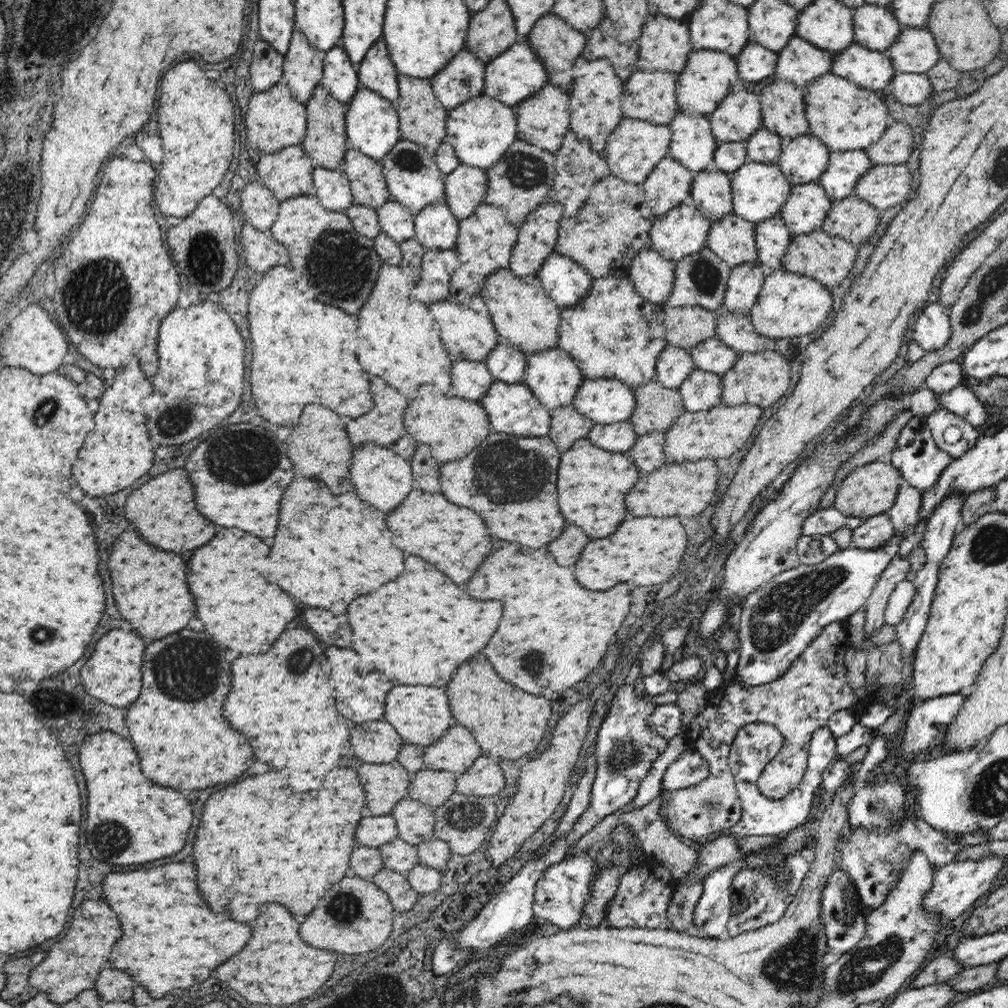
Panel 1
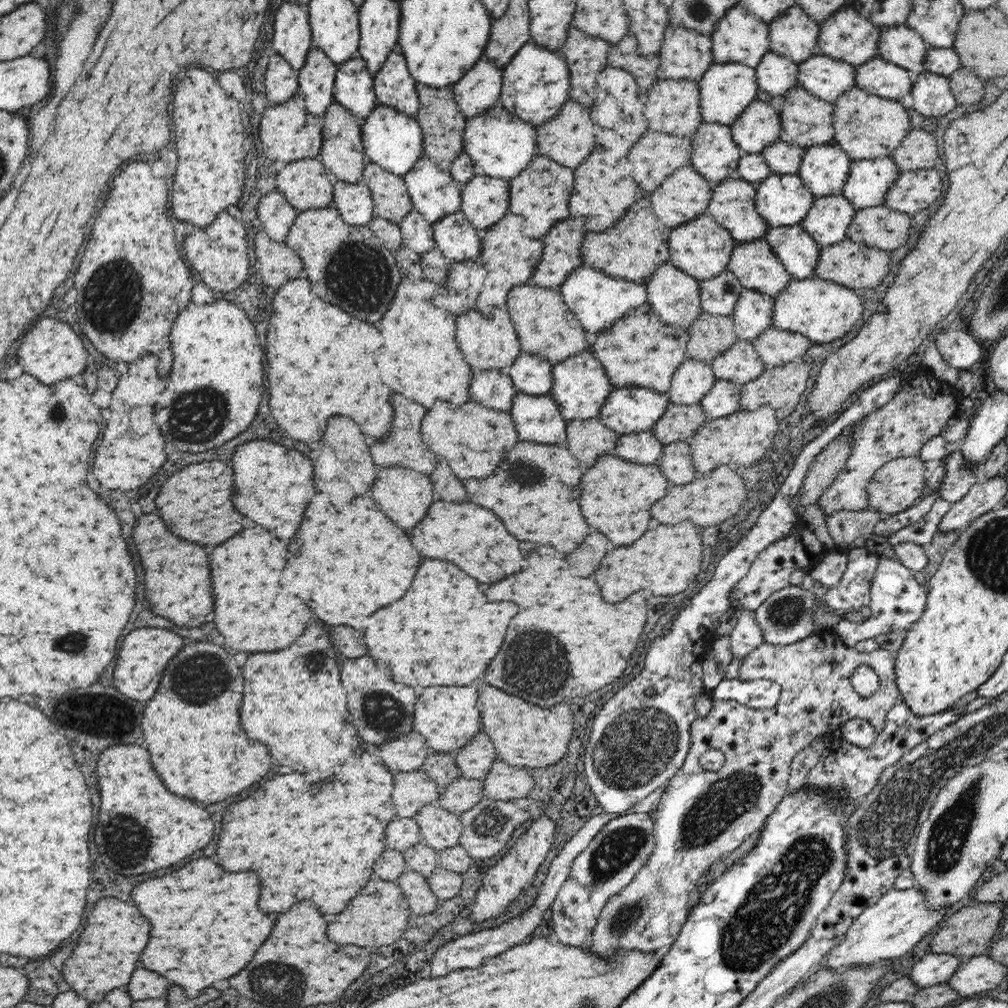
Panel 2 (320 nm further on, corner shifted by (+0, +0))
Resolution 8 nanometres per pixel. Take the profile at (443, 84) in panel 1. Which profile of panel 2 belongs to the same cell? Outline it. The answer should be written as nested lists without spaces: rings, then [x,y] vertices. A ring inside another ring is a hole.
[[[480,60],[478,66],[470,70],[470,74],[463,76],[452,87],[459,108],[471,118],[498,106],[502,83],[503,69],[491,61]]]

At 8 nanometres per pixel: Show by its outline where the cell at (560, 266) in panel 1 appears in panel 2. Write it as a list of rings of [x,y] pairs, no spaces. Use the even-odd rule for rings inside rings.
[[[586,264],[568,276],[568,279],[562,283],[560,291],[564,302],[582,323],[590,338],[608,330],[631,310],[648,303],[646,285],[604,275]]]

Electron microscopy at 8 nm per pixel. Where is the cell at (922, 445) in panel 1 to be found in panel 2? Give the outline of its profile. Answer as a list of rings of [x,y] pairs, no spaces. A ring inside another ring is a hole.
[[[952,450],[952,454],[947,458],[945,464],[947,467],[944,480],[939,486],[941,497],[952,504],[964,498],[970,487],[977,483],[978,472],[976,470],[978,465],[969,464],[961,451]]]

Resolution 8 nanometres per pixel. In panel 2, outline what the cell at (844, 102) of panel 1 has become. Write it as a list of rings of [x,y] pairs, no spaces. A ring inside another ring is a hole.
[[[854,86],[842,94],[834,105],[834,141],[852,161],[891,157],[892,152],[902,144],[902,139],[910,134],[908,109],[900,101],[882,98]]]

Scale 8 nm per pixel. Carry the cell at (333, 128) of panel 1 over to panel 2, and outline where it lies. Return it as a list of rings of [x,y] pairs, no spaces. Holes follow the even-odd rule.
[[[332,103],[322,116],[322,148],[319,159],[327,173],[338,181],[347,183],[363,182],[363,172],[368,160],[362,143],[362,120],[354,116],[347,108],[340,103]]]

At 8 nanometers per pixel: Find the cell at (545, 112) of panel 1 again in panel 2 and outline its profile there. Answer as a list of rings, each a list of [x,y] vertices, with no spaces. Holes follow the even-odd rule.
[[[572,98],[568,99],[554,118],[537,127],[538,155],[550,158],[565,168],[576,170],[584,162],[584,158],[590,156],[594,146],[597,146],[590,113],[591,107],[581,105]]]

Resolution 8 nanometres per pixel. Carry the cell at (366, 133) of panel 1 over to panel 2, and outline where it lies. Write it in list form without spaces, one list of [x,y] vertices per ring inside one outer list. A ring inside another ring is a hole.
[[[378,104],[362,121],[361,131],[363,149],[368,162],[378,164],[392,174],[403,177],[414,168],[418,159],[424,156],[424,132],[416,117],[394,107]]]

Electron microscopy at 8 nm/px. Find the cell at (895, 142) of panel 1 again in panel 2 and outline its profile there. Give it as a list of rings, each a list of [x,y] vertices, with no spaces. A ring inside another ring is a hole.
[[[911,129],[898,150],[892,152],[891,160],[901,172],[931,170],[935,169],[939,155],[942,154],[933,134],[926,129]]]

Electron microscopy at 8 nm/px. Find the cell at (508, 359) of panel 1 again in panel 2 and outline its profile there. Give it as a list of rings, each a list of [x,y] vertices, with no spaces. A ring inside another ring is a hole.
[[[522,352],[508,368],[518,393],[527,395],[550,395],[553,385],[553,364],[538,355]]]

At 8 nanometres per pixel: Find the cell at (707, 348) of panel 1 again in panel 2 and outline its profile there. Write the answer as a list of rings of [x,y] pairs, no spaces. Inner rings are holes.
[[[738,339],[727,351],[712,362],[716,378],[743,386],[760,376],[766,366],[750,341]]]

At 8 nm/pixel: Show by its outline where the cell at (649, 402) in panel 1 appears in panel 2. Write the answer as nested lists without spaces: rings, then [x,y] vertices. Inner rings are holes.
[[[671,402],[665,413],[652,430],[664,445],[688,442],[708,420],[700,404],[679,405]]]

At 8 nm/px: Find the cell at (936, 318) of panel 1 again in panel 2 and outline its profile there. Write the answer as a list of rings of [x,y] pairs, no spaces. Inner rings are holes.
[[[962,329],[942,331],[936,336],[935,342],[942,358],[957,369],[969,369],[982,357],[980,344]]]

